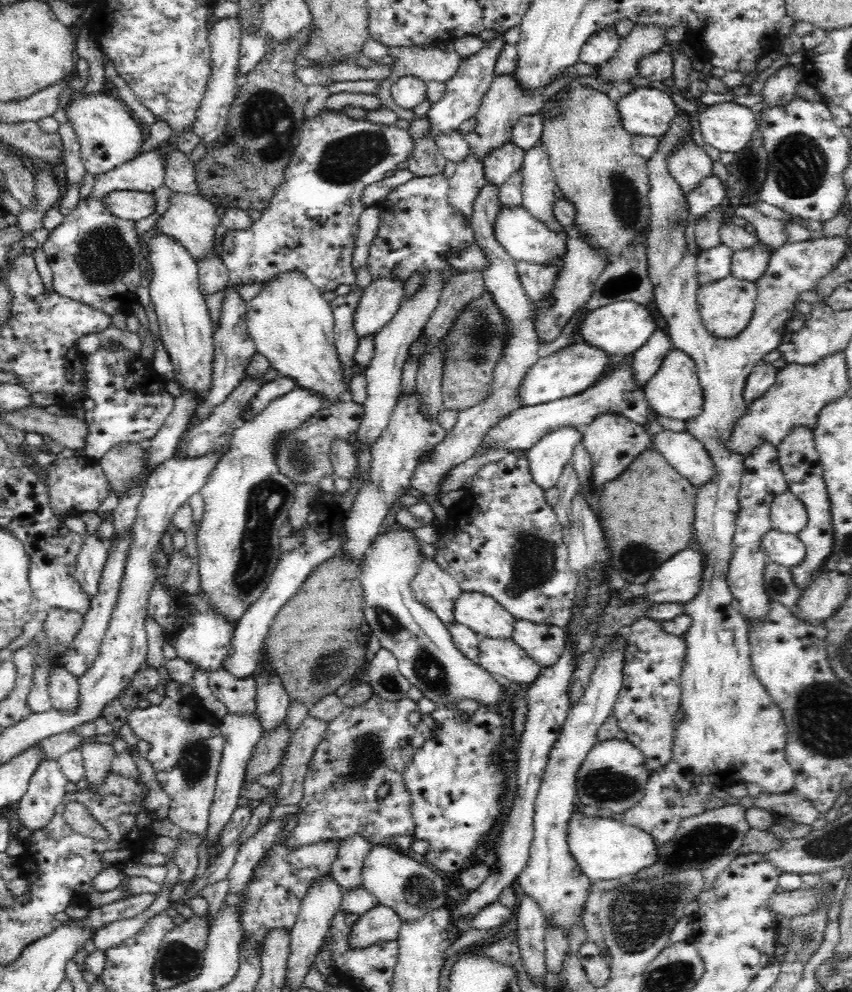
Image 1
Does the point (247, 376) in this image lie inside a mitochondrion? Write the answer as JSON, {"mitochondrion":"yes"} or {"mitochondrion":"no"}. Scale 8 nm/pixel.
{"mitochondrion":"no"}

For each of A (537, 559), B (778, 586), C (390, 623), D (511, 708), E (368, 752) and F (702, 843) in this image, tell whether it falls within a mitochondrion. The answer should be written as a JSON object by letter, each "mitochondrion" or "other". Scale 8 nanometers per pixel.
{"A":"mitochondrion","B":"mitochondrion","C":"mitochondrion","D":"other","E":"mitochondrion","F":"mitochondrion"}

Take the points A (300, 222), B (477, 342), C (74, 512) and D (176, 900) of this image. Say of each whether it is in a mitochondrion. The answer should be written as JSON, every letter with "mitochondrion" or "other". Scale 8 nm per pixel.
{"A":"other","B":"mitochondrion","C":"other","D":"other"}

